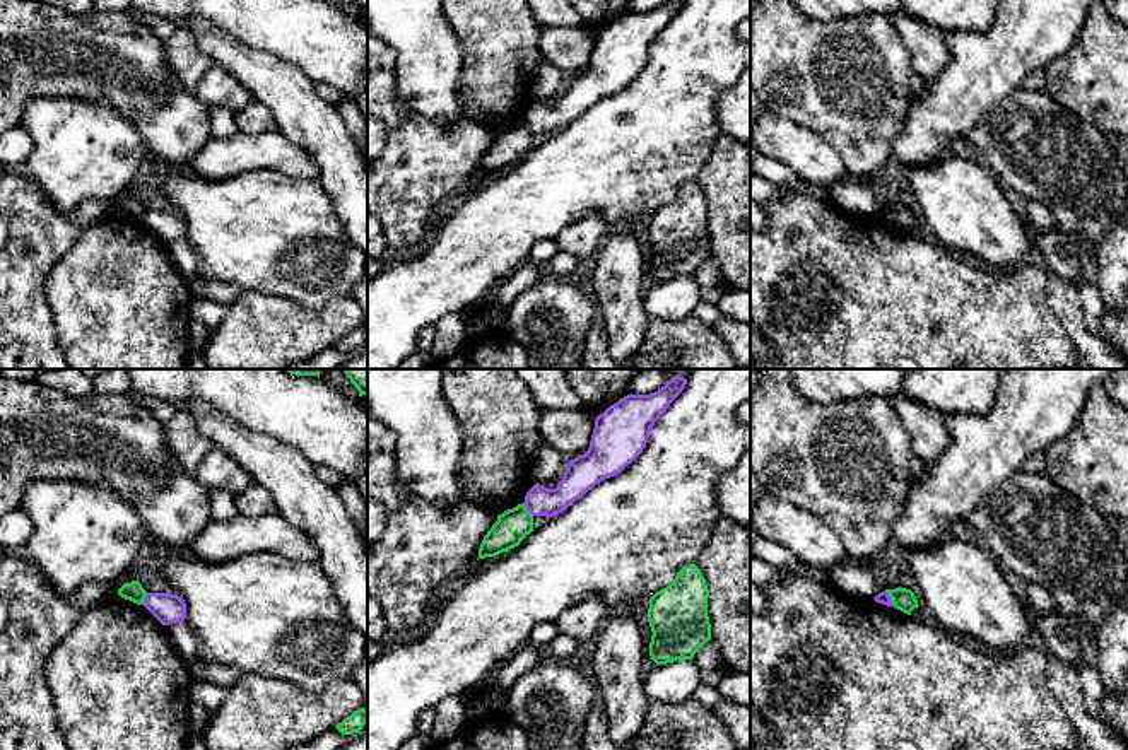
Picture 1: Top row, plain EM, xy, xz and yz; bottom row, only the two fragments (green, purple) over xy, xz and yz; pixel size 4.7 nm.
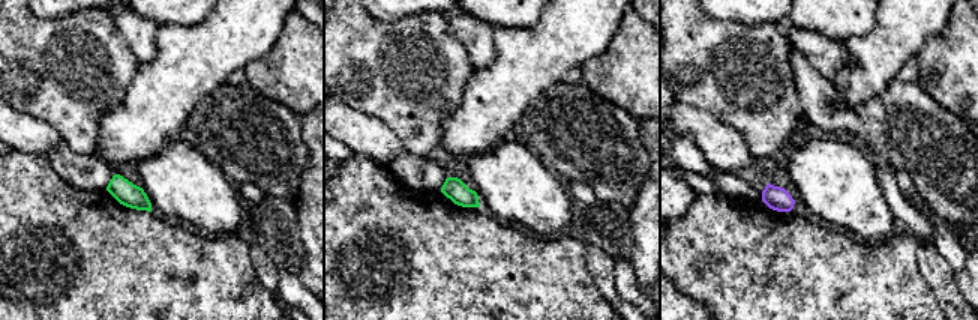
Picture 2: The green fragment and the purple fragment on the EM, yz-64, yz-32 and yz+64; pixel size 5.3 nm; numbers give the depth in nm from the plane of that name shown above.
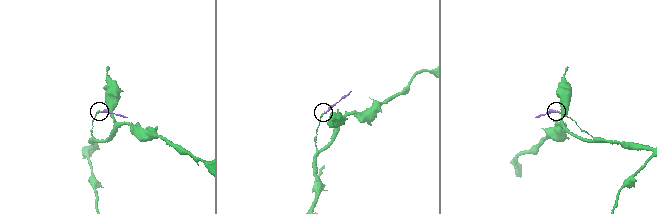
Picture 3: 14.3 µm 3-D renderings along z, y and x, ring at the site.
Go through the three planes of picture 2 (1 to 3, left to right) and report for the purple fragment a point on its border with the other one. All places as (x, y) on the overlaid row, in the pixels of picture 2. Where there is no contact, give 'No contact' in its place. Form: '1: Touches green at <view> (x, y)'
1: No contact
2: No contact
3: No contact

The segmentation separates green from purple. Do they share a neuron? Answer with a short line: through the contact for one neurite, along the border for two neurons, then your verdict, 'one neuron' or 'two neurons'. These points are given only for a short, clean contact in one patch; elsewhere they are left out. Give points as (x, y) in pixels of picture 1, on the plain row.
yz (886, 207), (894, 222) | two neurons

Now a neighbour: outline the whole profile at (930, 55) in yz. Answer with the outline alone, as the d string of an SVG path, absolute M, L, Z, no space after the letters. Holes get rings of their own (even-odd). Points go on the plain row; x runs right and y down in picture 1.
M901 9L890 14L889 21L908 50L914 70L926 80L942 75L952 58L945 32L908 15Z

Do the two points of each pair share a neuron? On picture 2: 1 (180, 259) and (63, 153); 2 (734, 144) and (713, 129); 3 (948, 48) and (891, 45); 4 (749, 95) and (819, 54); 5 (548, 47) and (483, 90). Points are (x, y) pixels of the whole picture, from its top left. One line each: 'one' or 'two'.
1: two
2: one
3: two
4: two
5: one

